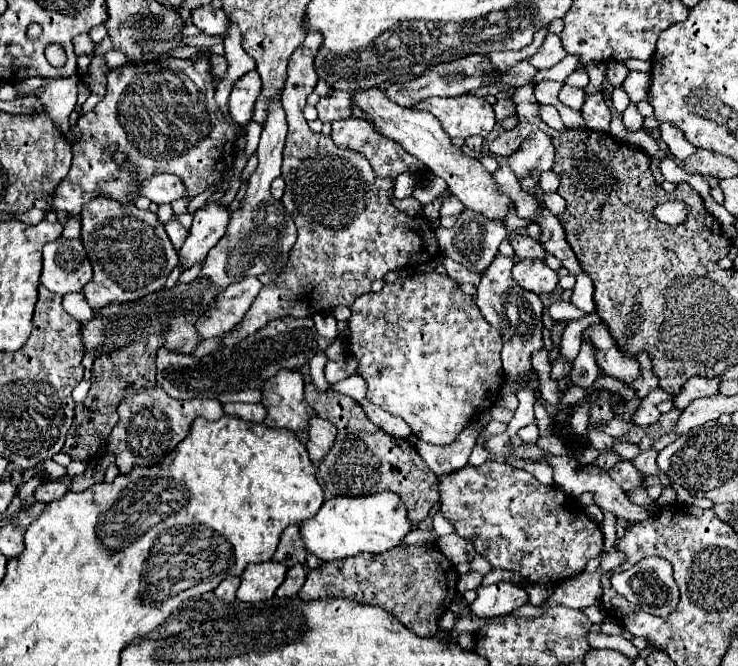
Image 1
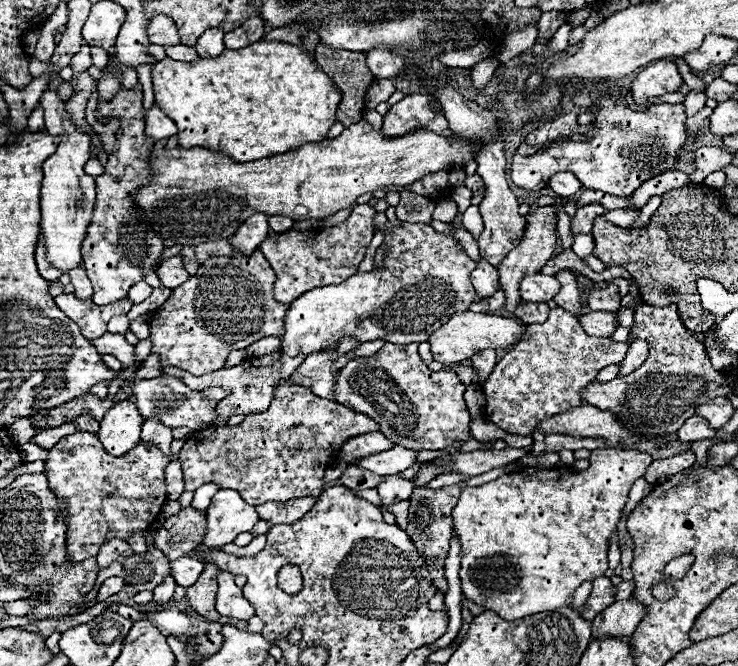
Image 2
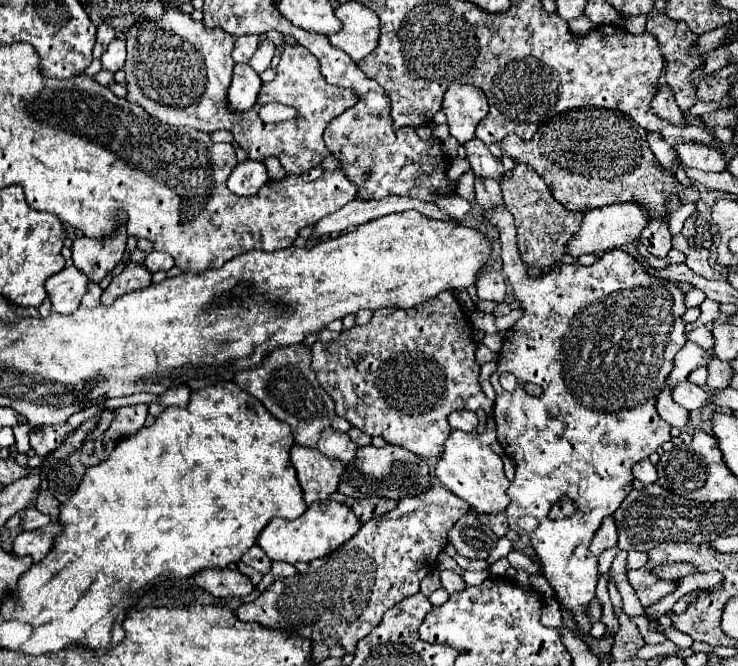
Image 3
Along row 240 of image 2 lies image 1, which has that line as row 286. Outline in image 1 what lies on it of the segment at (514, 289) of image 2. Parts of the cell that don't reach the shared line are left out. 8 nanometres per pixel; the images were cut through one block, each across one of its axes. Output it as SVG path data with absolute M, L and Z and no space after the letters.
M520 260L512 268L516 284L534 294L550 294L558 284L558 274L540 260Z

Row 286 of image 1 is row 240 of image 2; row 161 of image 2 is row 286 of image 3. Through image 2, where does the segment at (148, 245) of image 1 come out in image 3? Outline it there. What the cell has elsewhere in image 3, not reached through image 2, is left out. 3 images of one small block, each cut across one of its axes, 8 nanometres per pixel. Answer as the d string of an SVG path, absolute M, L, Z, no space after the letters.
M130 262L116 278L112 278L110 286L102 294L102 304L104 306L110 306L122 294L140 290L140 288L146 288L150 284L152 284L152 274L148 274L148 270L144 270L142 264Z

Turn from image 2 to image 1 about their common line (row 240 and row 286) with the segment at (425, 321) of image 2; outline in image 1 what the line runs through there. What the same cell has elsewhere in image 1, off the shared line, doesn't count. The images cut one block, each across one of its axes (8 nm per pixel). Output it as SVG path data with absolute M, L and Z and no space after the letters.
M446 274L400 276L392 284L384 284L380 292L368 292L356 298L350 310L348 352L358 360L358 376L368 384L368 400L392 416L404 418L420 440L446 446L480 412L494 406L504 382L500 332L484 320L474 298L464 294Z

